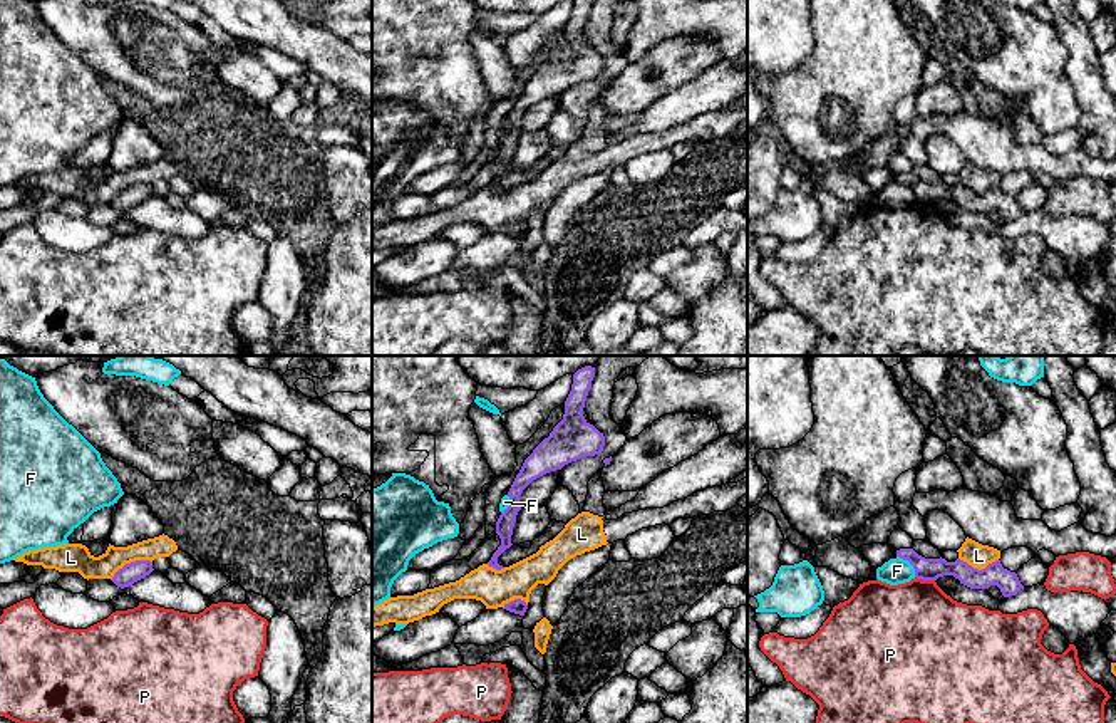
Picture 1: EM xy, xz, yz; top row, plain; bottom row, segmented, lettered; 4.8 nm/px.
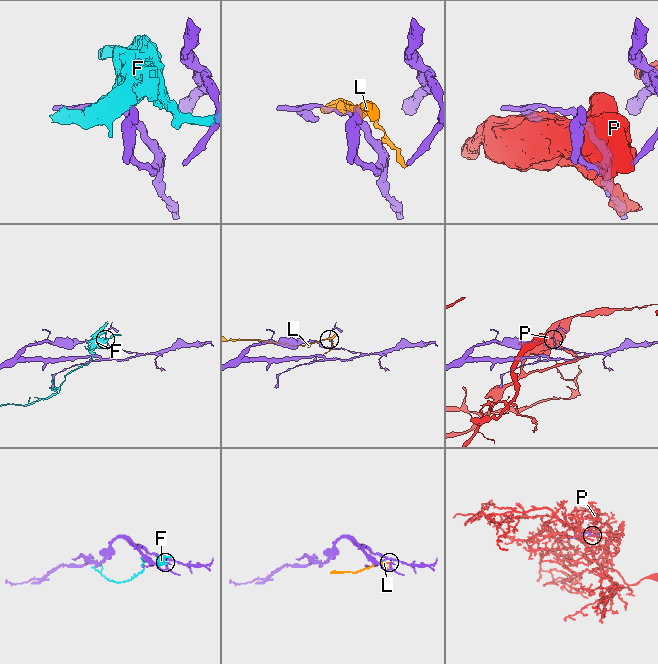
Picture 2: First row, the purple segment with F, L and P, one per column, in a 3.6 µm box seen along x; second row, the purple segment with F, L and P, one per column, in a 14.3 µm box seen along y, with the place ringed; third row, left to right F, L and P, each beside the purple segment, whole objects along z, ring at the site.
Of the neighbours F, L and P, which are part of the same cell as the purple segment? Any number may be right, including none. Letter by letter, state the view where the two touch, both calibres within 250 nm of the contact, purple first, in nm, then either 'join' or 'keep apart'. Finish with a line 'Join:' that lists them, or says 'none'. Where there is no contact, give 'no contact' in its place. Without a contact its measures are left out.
F: meets purple in yz; 110 nm thick on the purple side, 130 nm on the other; keep apart
L: meets purple in xy; 100 nm thick on the purple side, 120 nm on the other; keep apart
P: meets purple in yz; 110 nm thick on the purple side, 460 nm on the other; keep apart
Join: none

